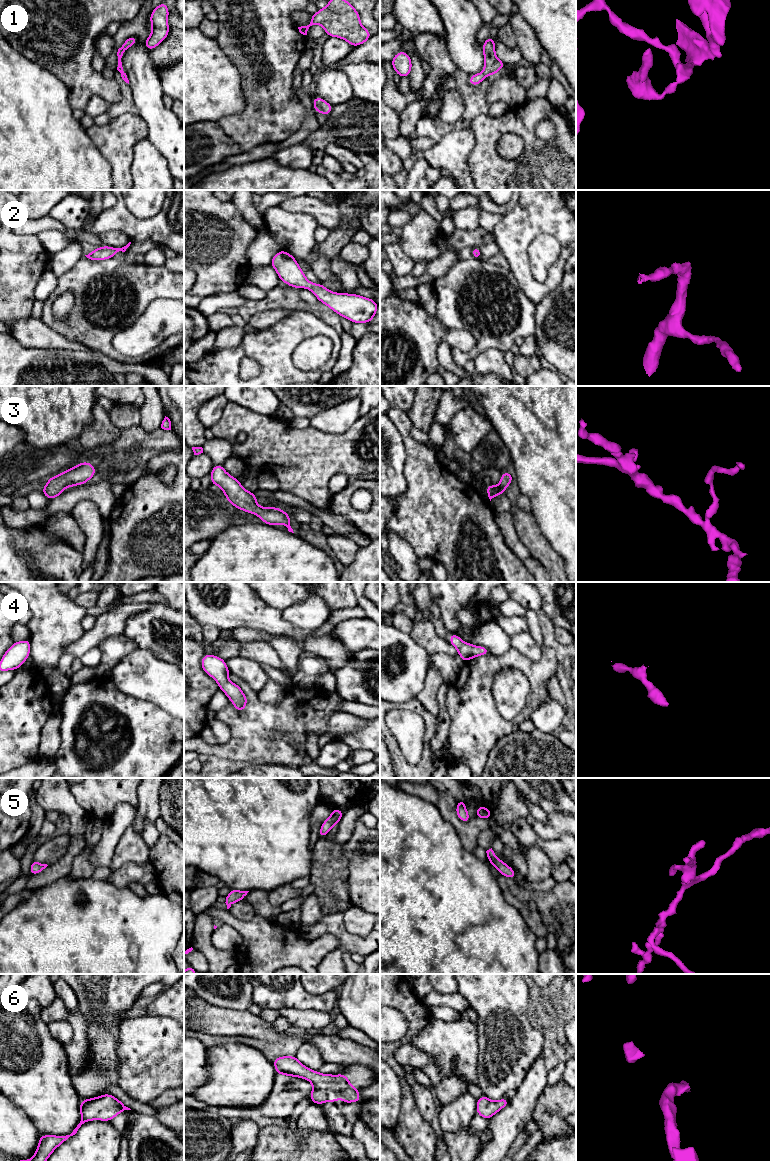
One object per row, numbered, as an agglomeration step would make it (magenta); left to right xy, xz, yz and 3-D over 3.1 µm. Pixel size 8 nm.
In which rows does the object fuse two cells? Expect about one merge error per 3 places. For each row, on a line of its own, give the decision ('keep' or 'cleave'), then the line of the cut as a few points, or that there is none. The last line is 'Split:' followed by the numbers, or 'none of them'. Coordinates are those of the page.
1: keep; no cut
2: keep; no cut
3: keep; no cut
4: keep; no cut
5: keep; no cut
6: keep; no cut
Split: none of them

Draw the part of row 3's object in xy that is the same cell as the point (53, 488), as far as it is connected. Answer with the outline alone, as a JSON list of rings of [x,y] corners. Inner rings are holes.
[[[81,462],[60,475],[50,477],[41,491],[49,500],[61,495],[66,487],[87,484],[96,474],[96,468],[89,462]]]

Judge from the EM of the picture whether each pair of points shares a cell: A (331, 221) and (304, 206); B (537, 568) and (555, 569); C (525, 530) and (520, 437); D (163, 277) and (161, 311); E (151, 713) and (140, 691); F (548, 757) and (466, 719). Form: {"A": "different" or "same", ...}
{"A": "same", "B": "different", "C": "different", "D": "different", "E": "different", "F": "different"}

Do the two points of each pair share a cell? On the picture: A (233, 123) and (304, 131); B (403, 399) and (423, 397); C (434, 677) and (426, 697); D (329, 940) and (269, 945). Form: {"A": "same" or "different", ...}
{"A": "different", "B": "different", "C": "same", "D": "same"}

